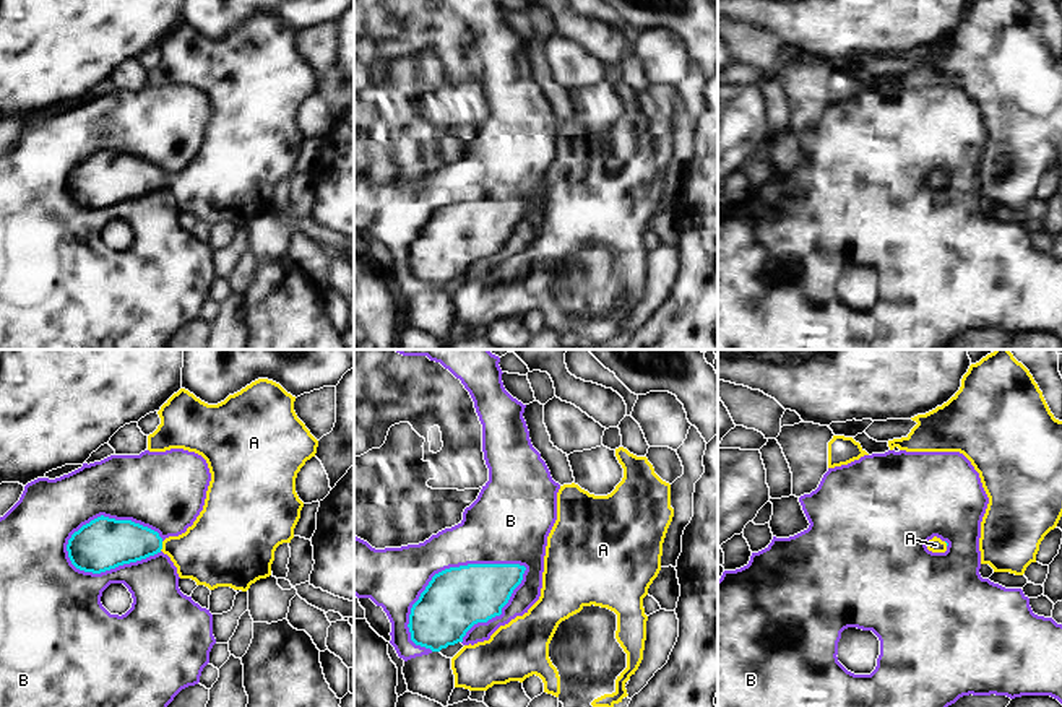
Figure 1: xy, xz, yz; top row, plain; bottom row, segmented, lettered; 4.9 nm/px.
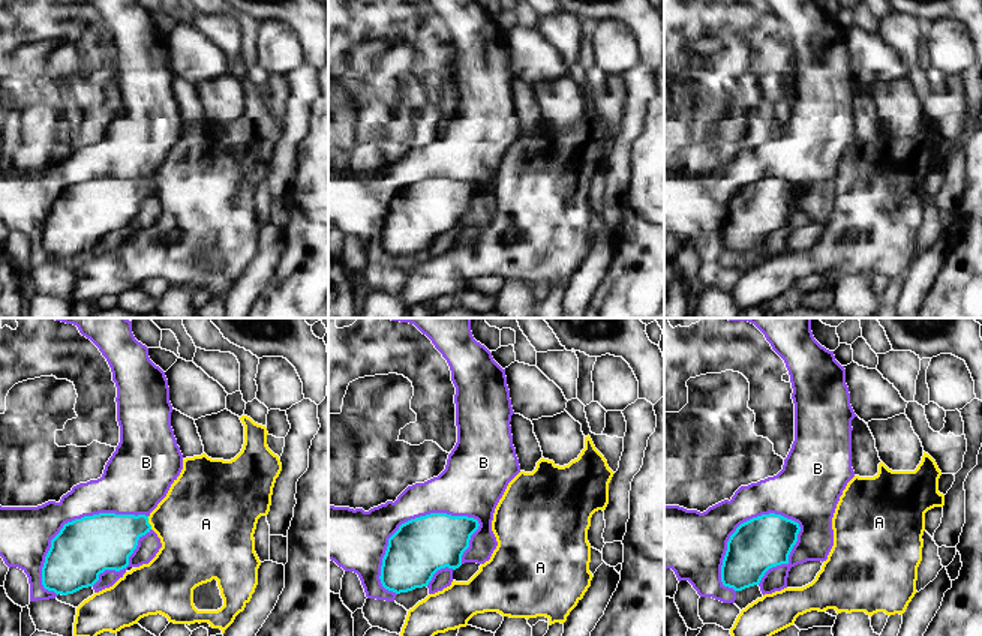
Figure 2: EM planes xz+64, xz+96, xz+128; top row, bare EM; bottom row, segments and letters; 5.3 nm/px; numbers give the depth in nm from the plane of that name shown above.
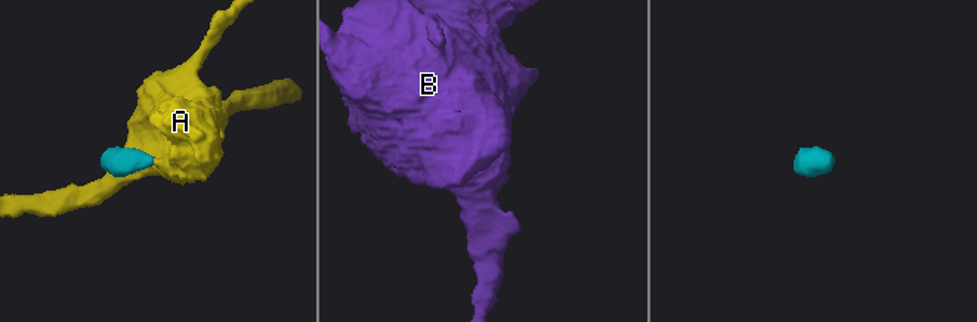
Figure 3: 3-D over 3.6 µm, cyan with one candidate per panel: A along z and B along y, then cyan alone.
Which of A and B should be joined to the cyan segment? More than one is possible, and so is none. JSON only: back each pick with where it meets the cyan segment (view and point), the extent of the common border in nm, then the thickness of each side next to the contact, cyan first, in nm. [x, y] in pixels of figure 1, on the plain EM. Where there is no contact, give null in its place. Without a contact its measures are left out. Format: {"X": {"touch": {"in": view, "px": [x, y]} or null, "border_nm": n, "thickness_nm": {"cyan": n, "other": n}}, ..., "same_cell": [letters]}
{"A": {"touch": {"in": "xy", "px": [161, 182]}, "border_nm": 50, "thickness_nm": {"cyan": 240, "other": 320}}, "same_cell": ["A"]}

